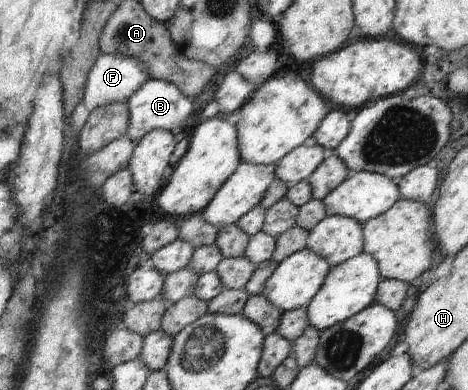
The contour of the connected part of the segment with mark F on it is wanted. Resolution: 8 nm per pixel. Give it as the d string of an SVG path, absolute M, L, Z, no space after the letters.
M100 53L94 62L85 83L84 96L81 104L83 114L111 103L126 102L132 94L148 79L146 64L136 58L125 58L121 55Z

